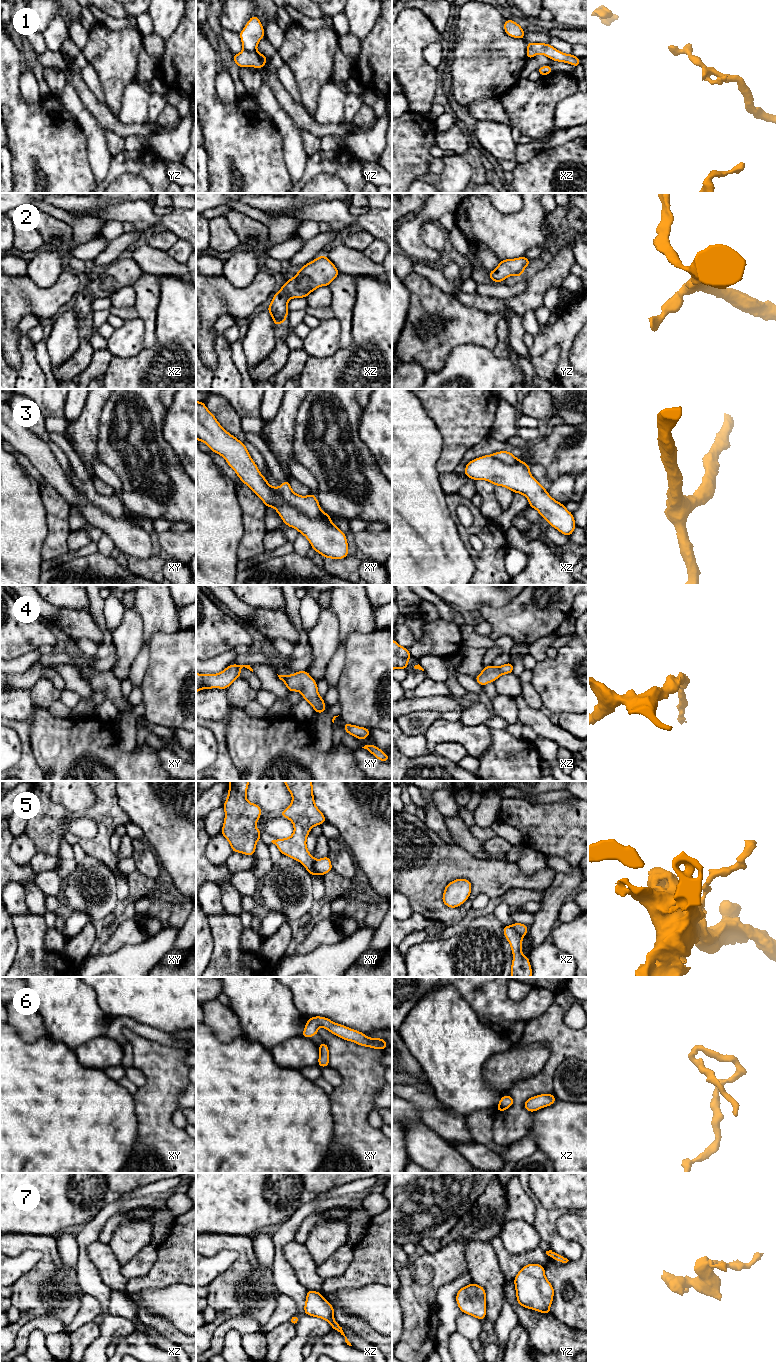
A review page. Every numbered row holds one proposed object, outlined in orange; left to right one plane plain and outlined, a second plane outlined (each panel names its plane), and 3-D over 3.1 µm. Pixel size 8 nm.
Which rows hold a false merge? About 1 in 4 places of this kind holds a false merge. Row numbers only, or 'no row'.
1, 3, 5

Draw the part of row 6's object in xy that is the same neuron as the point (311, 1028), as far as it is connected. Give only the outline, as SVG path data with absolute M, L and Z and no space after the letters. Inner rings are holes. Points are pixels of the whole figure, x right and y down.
M315 1016L308 1019L303 1033L305 1038L310 1038L318 1034L318 1028L324 1027L332 1034L344 1040L354 1042L364 1047L384 1050L387 1048L387 1043L382 1038L369 1038L366 1034L357 1030L351 1029L341 1024L337 1024L326 1017Z

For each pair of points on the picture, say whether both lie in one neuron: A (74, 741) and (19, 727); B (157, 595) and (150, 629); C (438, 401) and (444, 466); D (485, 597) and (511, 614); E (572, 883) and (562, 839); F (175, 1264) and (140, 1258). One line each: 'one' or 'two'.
A: two
B: one
C: one
D: two
E: two
F: two

